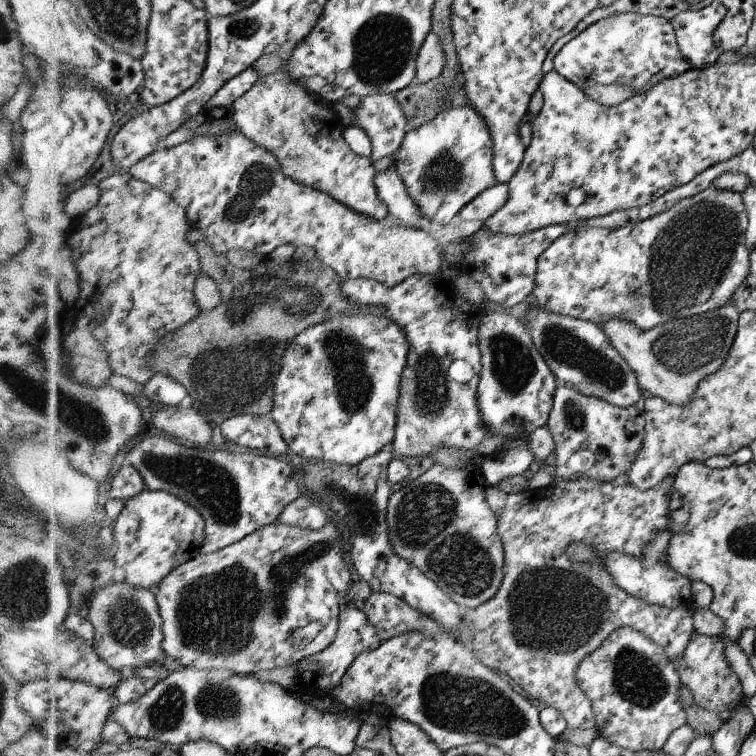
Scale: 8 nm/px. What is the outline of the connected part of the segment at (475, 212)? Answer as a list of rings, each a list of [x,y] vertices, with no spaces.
[[[497,182],[496,186],[484,190],[470,202],[459,214],[464,220],[486,221],[492,214],[498,212],[510,200],[508,183]]]

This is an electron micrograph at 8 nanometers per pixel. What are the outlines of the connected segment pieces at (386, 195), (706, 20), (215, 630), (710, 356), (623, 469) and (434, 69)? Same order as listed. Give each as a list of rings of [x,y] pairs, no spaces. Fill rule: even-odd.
[[[394,168],[375,172],[375,185],[378,187],[379,197],[383,199],[387,210],[398,216],[405,227],[421,227],[424,219],[420,216],[420,208],[414,200],[406,194],[404,182]]]
[[[714,1],[702,10],[686,10],[669,20],[676,32],[676,43],[684,58],[696,69],[714,64],[722,54],[723,50],[715,45],[712,36],[724,15],[724,6]]]
[[[327,522],[320,530],[310,530],[307,528],[300,528],[299,526],[288,526],[287,524],[272,524],[268,526],[264,526],[262,529],[257,530],[254,534],[247,536],[244,540],[240,540],[240,542],[236,542],[236,544],[232,544],[232,546],[228,546],[228,548],[224,548],[224,550],[218,550],[218,552],[212,554],[198,554],[194,560],[190,560],[186,564],[178,567],[170,576],[166,577],[166,580],[160,584],[160,592],[159,592],[159,603],[160,608],[162,608],[162,614],[164,617],[164,650],[166,656],[172,656],[172,658],[180,660],[184,654],[186,654],[186,650],[204,650],[204,652],[216,652],[216,654],[230,654],[232,656],[232,662],[234,662],[234,672],[242,675],[246,674],[254,674],[259,670],[256,668],[278,668],[278,664],[282,664],[282,666],[294,666],[294,664],[298,664],[303,658],[311,657],[314,653],[319,653],[321,650],[327,648],[332,644],[332,641],[338,636],[336,634],[336,630],[339,630],[338,624],[338,602],[342,602],[342,598],[348,594],[350,590],[350,568],[348,568],[348,564],[346,564],[346,558],[344,558],[344,544],[342,544],[342,538],[340,538],[341,531],[332,524],[332,522]]]
[[[730,300],[719,309],[688,318],[676,318],[650,330],[640,330],[634,322],[617,318],[599,324],[611,343],[630,364],[644,392],[676,406],[686,406],[706,377],[720,370],[731,352],[736,336],[739,310]]]
[[[558,384],[554,394],[554,408],[551,409],[550,420],[546,424],[554,440],[554,465],[552,473],[561,480],[580,480],[594,478],[595,481],[612,482],[616,477],[625,474],[635,462],[645,437],[646,418],[643,410],[635,405],[620,408],[612,403],[596,397],[588,397],[580,391],[566,385]]]
[[[437,32],[428,34],[419,50],[417,76],[414,82],[426,84],[439,77],[447,61],[447,52],[444,51],[442,38]]]

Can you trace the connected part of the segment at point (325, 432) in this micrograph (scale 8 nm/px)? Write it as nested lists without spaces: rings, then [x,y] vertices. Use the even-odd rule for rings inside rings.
[[[362,313],[335,316],[300,333],[284,357],[276,385],[275,409],[270,413],[282,428],[291,451],[306,460],[355,465],[391,445],[409,352],[410,343],[403,327],[386,316]]]

